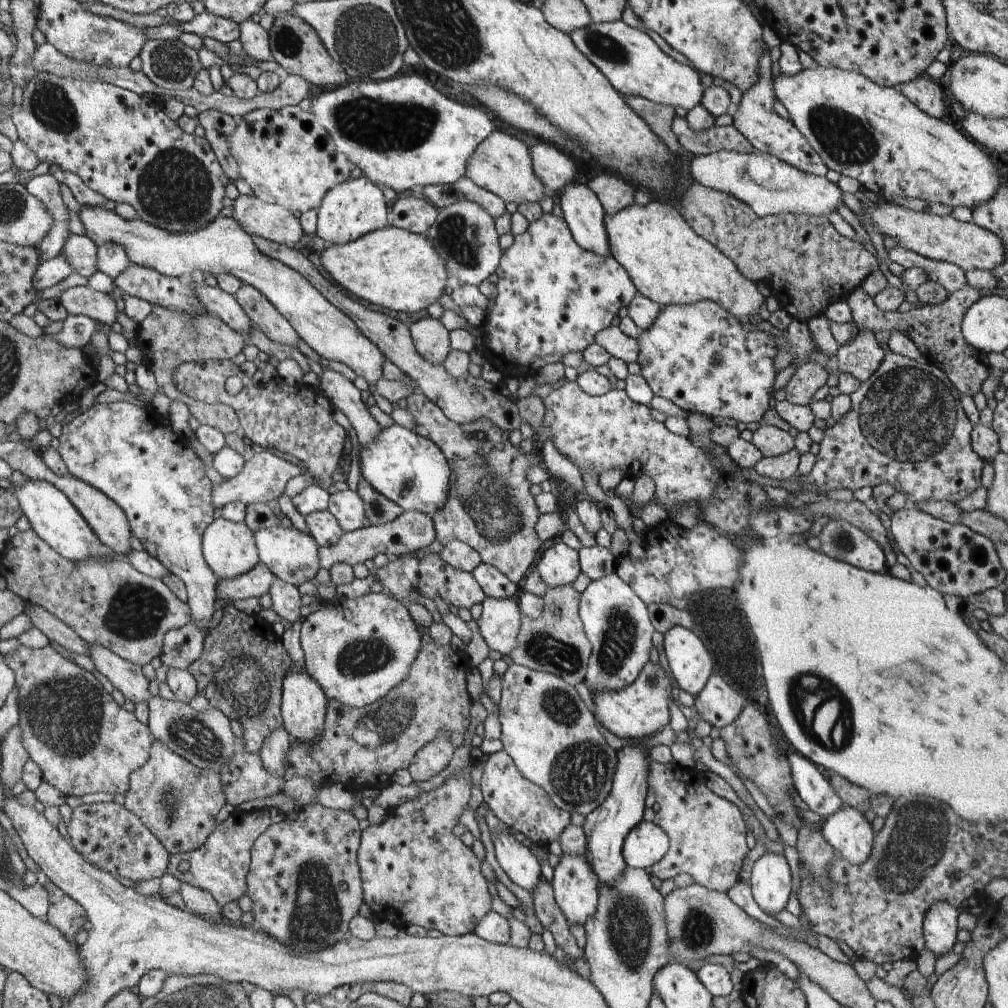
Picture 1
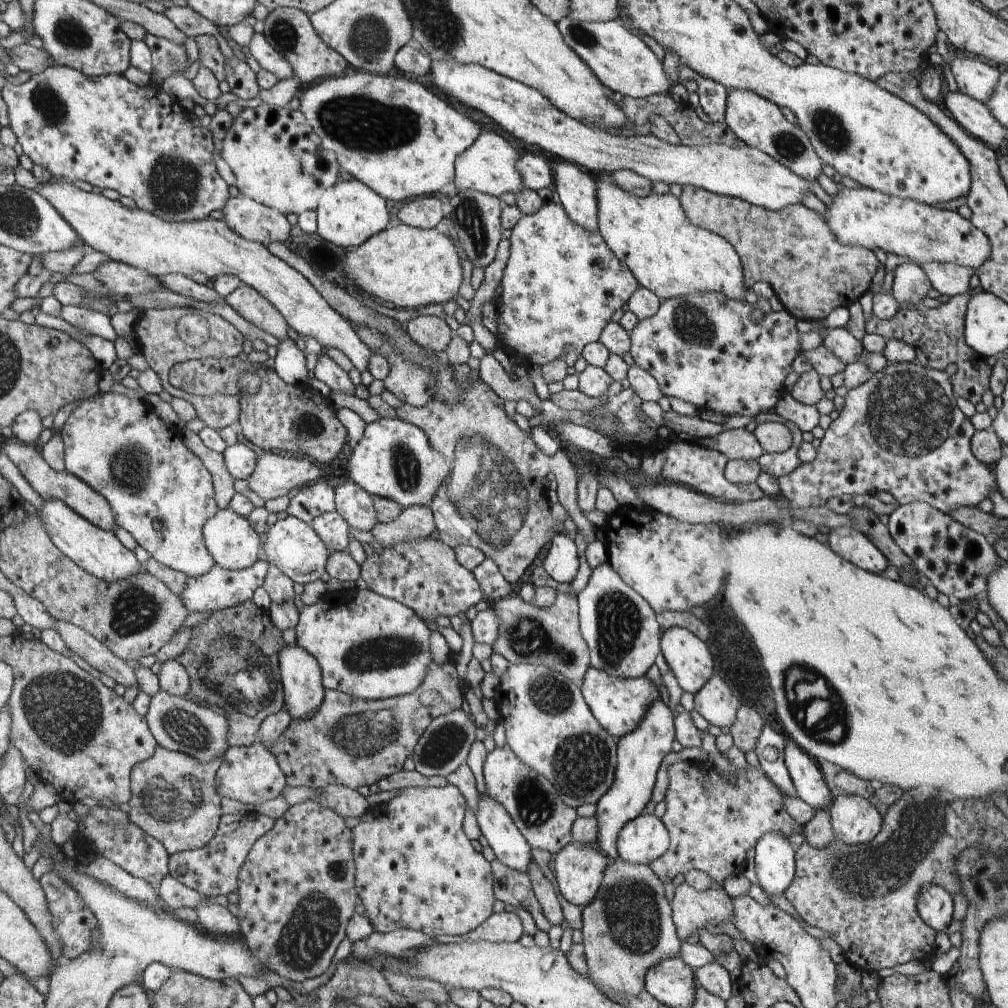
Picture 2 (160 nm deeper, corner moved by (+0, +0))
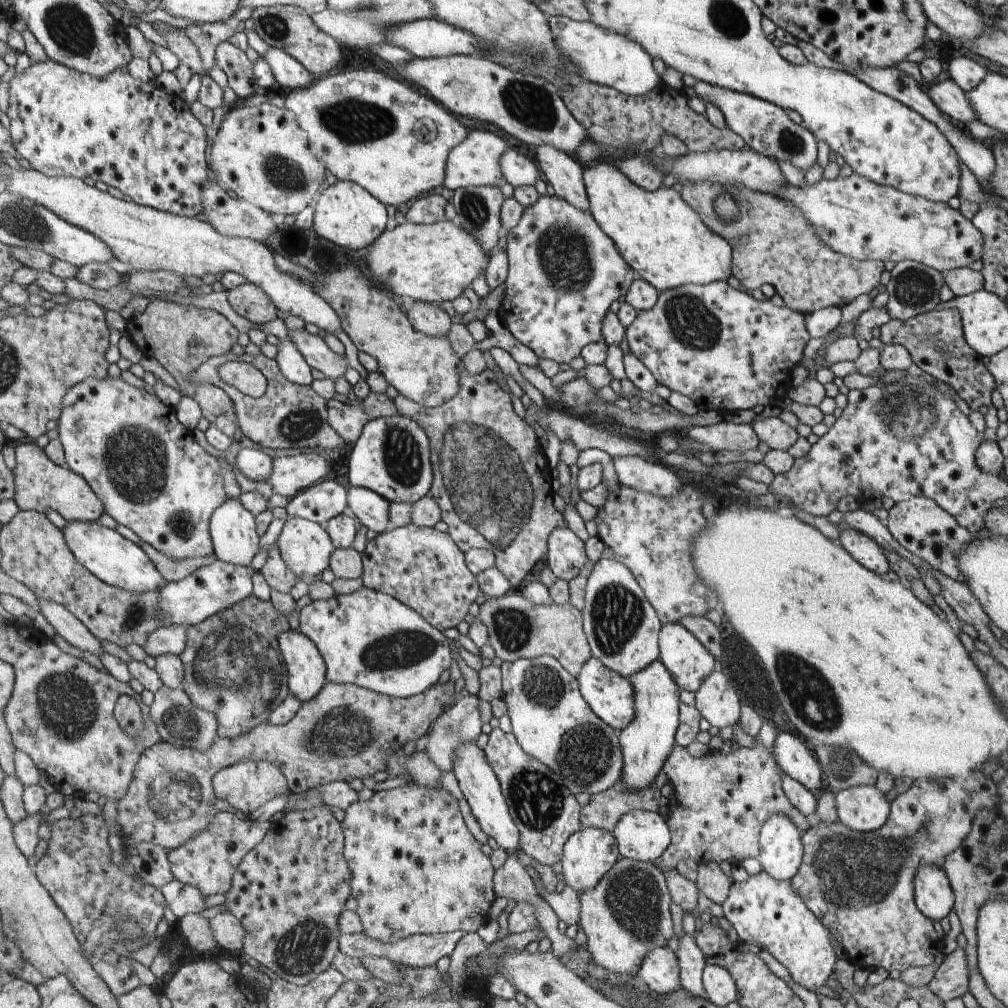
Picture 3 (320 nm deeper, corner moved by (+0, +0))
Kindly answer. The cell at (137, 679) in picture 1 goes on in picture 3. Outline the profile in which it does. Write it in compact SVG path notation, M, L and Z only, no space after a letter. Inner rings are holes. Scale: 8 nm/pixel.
M38 598L38 602L40 612L45 616L45 620L64 640L84 652L91 652L99 657L104 654L100 640L86 628L81 620L78 620L77 616L74 616L72 611L62 604L45 598Z

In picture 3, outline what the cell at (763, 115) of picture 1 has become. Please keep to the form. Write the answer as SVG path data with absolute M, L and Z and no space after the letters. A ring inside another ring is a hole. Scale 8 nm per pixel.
M696 81L692 88L695 96L702 98L705 104L716 105L724 115L727 126L744 139L746 147L758 154L769 156L774 160L789 160L804 174L817 160L817 138L808 129L792 122L787 111L782 107L764 99L717 87L704 81Z

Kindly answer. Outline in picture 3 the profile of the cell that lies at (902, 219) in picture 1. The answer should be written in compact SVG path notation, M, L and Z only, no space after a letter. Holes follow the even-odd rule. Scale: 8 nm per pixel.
M856 173L834 179L822 177L814 184L805 181L800 186L786 182L779 197L799 209L824 244L854 260L890 260L896 264L910 259L941 273L982 260L983 234L960 210L880 185Z

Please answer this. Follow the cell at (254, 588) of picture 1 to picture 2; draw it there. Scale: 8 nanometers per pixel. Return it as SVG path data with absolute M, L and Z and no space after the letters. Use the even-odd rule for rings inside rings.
M262 560L250 568L236 571L222 569L216 564L202 579L190 580L190 578L187 578L186 588L184 588L184 594L182 594L184 604L188 606L191 613L200 612L206 615L222 610L222 608L231 608L243 604L253 598L257 588L263 586L269 571L270 565L267 561L263 562Z

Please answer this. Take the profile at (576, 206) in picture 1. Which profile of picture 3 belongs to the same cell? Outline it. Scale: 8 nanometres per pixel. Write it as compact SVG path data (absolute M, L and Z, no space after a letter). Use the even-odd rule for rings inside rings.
M545 144L536 147L536 163L545 182L552 184L552 190L560 198L567 200L576 208L589 211L589 200L583 181L583 167L574 155L557 149L554 145Z

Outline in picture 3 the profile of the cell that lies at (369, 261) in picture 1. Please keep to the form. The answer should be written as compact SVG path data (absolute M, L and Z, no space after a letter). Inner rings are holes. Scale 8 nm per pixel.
M440 221L431 225L416 223L400 224L393 230L383 232L373 244L372 252L367 255L369 269L376 276L376 284L393 292L394 295L406 301L424 301L442 303L444 300L454 300L460 296L472 280L476 280L488 264L488 253L484 252L483 245L476 237L464 230L457 221Z

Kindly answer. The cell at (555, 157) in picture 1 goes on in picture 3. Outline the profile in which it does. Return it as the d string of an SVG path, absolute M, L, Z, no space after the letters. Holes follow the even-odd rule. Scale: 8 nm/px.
M510 147L502 156L502 172L504 182L509 182L514 188L534 185L537 179L542 178L537 164Z

